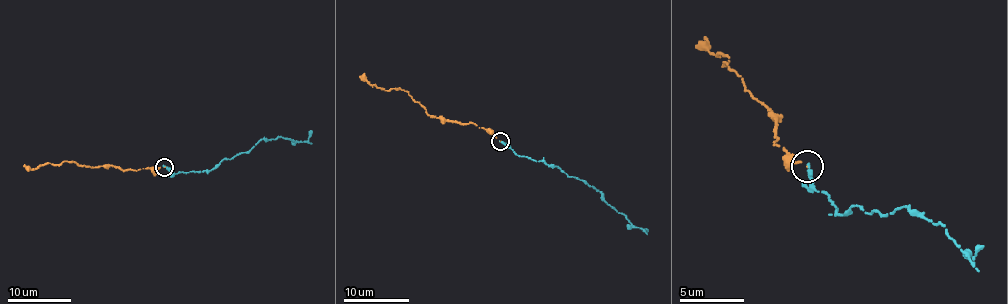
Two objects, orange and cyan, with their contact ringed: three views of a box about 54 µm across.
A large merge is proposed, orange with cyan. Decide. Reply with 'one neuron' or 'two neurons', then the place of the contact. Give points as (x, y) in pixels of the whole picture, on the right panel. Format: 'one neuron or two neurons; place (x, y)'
one neuron; place (807, 166)

